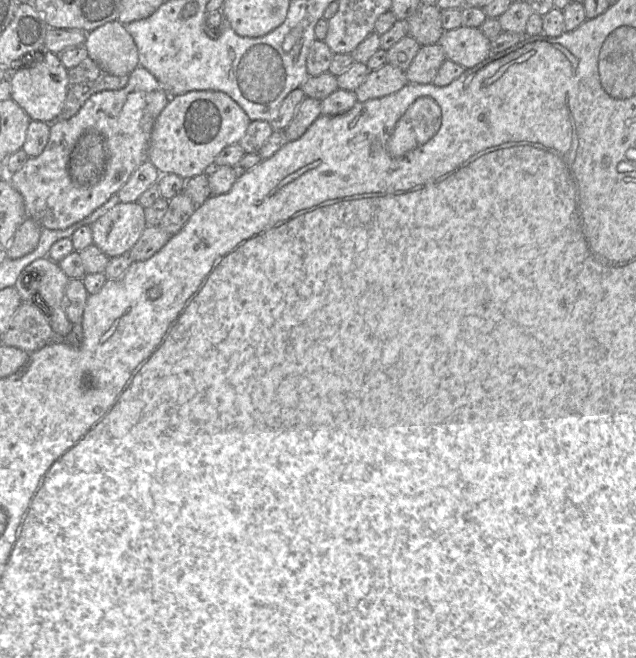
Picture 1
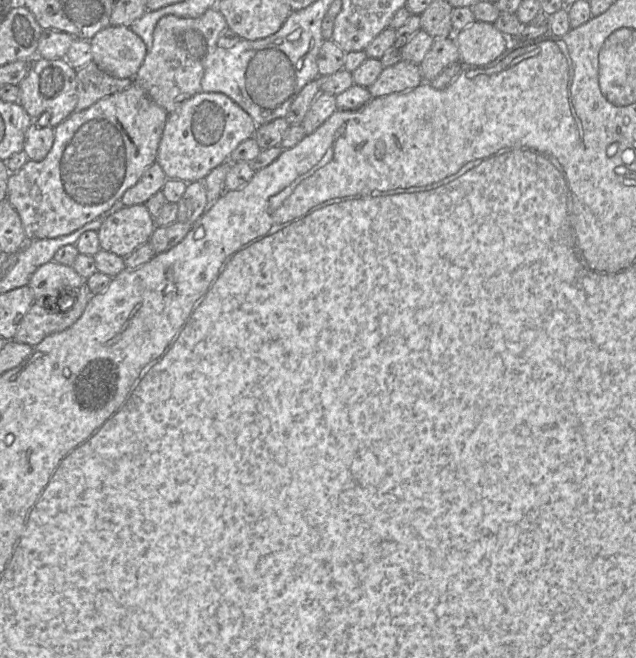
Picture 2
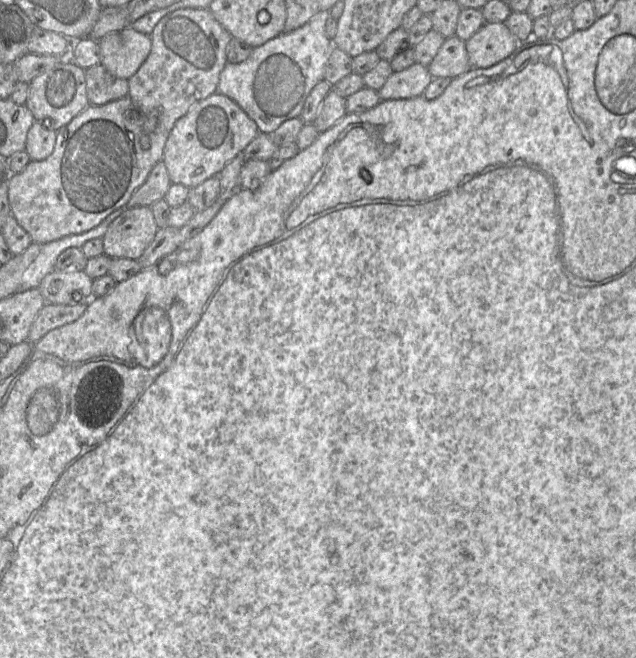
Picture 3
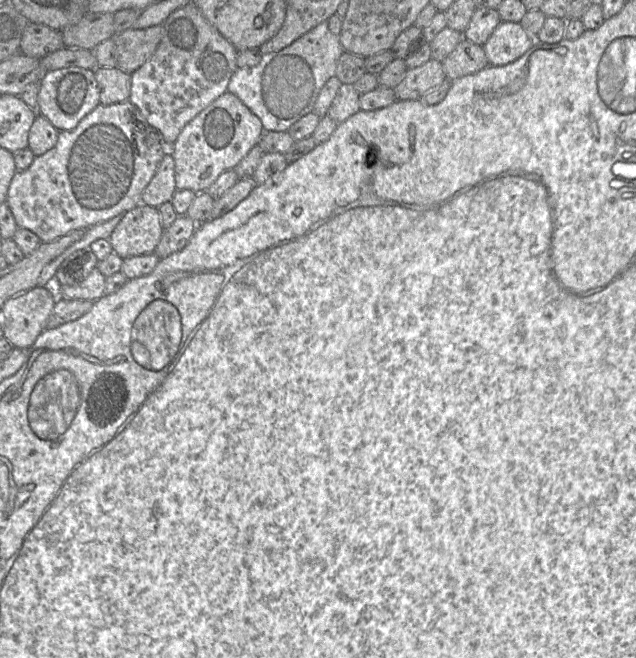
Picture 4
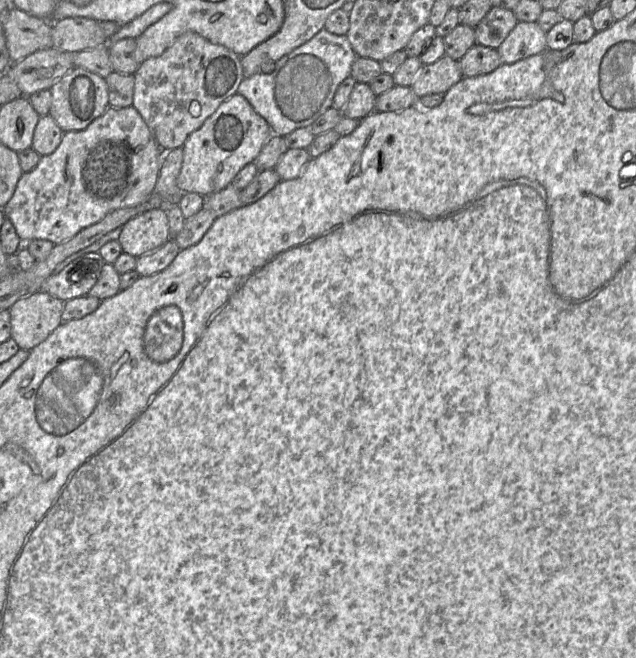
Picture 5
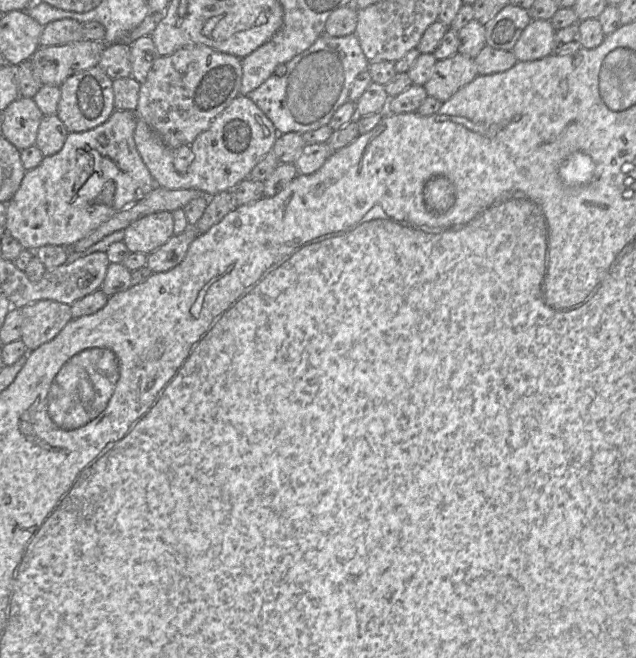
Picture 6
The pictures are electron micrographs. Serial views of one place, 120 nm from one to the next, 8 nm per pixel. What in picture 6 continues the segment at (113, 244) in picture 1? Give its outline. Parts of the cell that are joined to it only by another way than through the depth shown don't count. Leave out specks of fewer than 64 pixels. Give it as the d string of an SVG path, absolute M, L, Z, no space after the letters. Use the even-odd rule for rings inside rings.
M160 211L144 216L124 230L123 242L131 253L148 255L174 235L173 214Z

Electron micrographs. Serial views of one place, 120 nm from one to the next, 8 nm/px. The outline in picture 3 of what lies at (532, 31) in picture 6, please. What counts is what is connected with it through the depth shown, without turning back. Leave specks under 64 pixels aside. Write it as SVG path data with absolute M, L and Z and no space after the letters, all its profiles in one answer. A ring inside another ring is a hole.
M485 23L465 45L471 68L489 68L515 51L517 38L505 23Z

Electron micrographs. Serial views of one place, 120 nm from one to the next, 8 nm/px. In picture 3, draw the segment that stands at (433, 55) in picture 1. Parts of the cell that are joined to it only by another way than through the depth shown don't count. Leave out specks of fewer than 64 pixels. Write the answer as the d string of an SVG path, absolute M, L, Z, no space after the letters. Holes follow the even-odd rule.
M456 35L446 38L427 66L433 78L456 78L471 69L465 41Z

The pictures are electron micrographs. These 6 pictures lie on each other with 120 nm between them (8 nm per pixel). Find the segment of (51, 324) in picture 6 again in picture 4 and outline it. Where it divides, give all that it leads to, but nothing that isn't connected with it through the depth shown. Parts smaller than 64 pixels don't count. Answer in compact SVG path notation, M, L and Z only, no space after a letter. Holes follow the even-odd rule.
M36 286L1 307L3 337L14 348L29 349L45 330L58 295L51 286Z

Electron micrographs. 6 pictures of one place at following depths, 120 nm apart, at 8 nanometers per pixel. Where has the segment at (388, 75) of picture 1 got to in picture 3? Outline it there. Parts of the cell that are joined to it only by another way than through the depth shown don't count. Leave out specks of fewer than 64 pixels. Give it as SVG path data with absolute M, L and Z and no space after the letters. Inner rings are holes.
M415 62L406 69L393 72L378 94L381 100L418 97L423 94L432 79L427 66Z

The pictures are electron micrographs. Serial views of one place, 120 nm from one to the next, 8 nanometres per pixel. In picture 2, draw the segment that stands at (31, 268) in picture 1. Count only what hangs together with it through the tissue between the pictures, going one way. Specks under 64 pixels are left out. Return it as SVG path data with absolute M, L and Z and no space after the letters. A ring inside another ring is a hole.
M54 260L40 266L32 275L28 286L32 289L35 301L47 297L57 297L65 288L80 288L86 284L72 266Z

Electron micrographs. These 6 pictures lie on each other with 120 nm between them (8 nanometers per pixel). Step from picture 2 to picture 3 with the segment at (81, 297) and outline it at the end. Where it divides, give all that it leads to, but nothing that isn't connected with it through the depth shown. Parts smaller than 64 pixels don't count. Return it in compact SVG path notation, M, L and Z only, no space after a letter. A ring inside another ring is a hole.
M46 303L36 316L27 341L36 343L51 330L69 324L80 318L89 303L48 304Z

